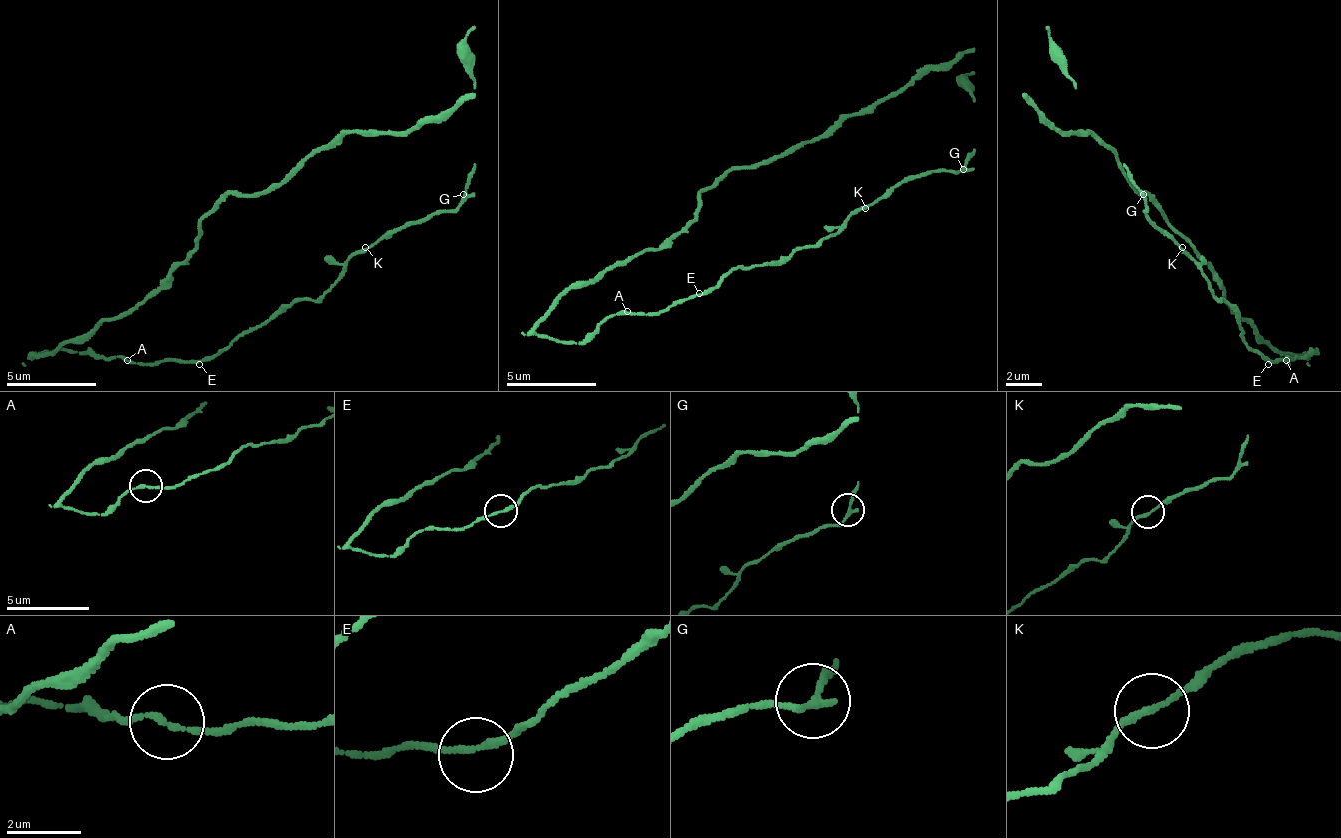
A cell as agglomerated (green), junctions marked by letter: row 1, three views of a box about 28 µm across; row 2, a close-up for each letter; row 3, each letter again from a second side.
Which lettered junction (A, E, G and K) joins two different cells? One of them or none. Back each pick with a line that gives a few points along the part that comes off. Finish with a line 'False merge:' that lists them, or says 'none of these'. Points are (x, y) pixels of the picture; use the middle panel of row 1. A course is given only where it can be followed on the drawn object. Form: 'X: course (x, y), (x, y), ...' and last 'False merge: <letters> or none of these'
False merge: G

